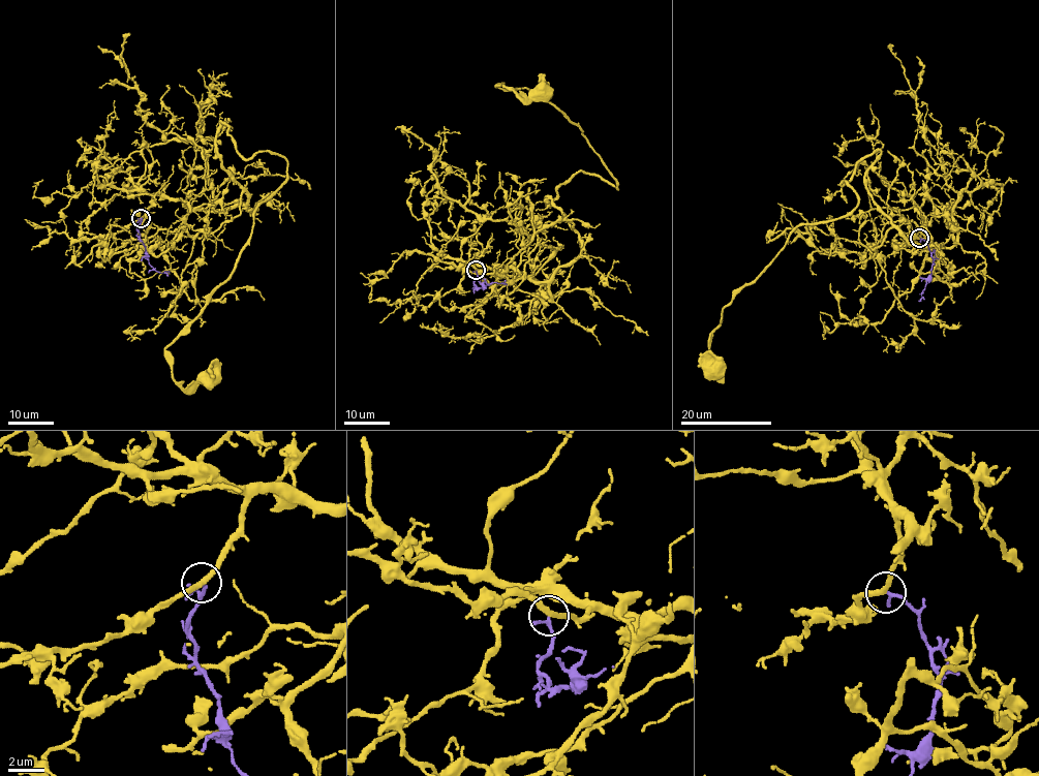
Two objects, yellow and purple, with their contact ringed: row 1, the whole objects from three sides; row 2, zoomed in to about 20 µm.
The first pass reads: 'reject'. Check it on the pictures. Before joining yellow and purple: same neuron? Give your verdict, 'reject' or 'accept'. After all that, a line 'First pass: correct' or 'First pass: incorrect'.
reject
First pass: correct

